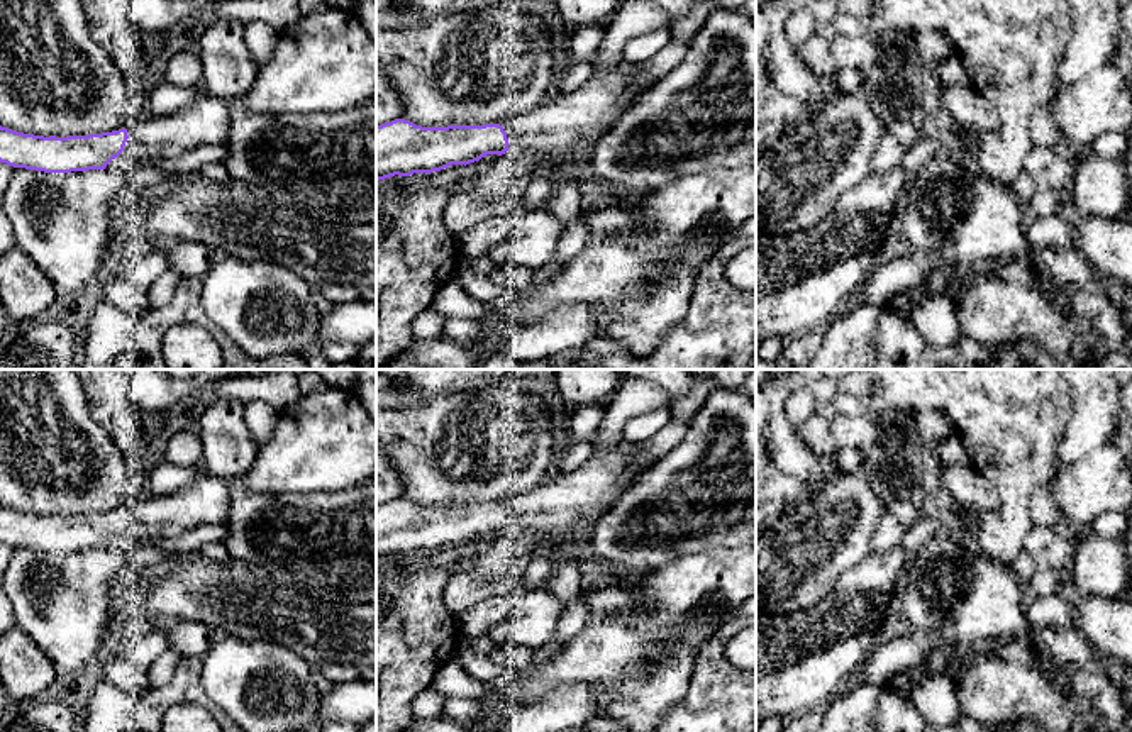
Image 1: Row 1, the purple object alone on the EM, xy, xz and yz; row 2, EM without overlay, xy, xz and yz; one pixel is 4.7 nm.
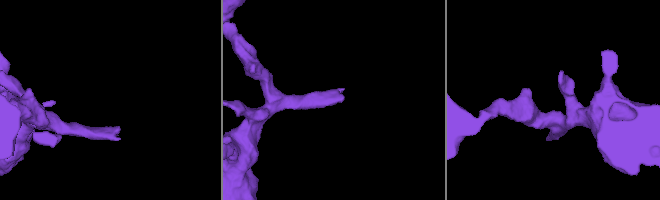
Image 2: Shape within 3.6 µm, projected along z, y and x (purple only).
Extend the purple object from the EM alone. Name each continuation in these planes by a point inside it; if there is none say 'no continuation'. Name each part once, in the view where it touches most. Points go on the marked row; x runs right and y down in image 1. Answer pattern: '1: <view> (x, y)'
1: xz (565, 122)

